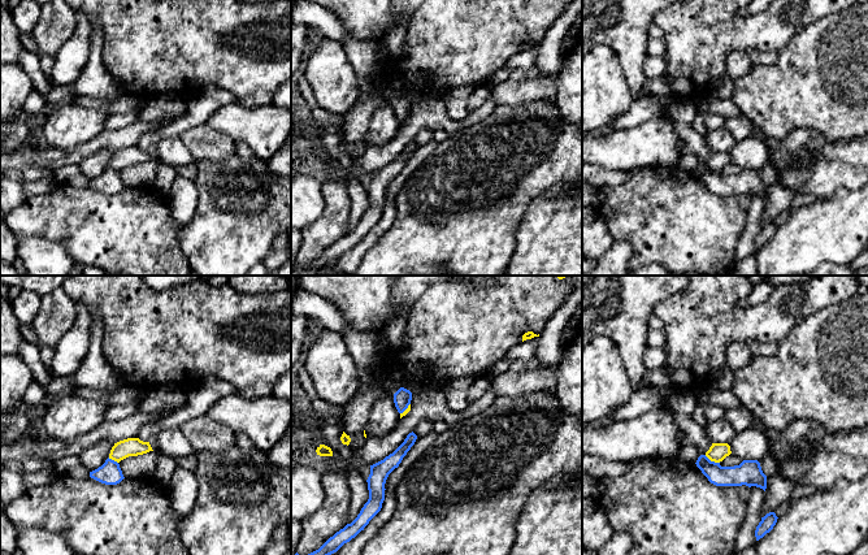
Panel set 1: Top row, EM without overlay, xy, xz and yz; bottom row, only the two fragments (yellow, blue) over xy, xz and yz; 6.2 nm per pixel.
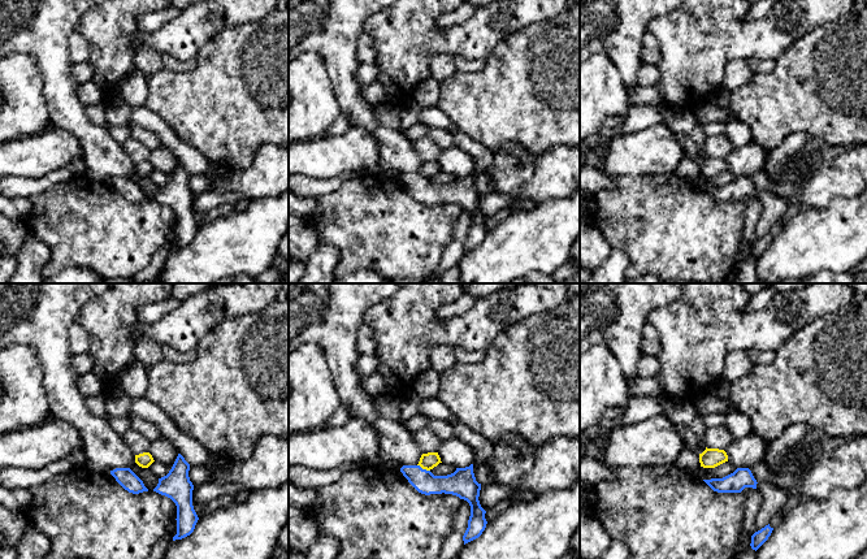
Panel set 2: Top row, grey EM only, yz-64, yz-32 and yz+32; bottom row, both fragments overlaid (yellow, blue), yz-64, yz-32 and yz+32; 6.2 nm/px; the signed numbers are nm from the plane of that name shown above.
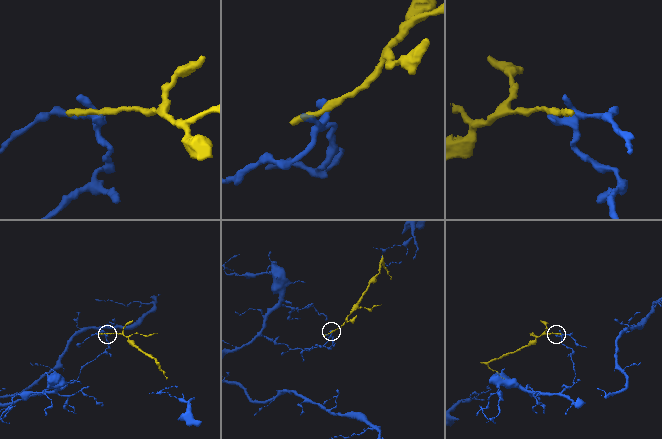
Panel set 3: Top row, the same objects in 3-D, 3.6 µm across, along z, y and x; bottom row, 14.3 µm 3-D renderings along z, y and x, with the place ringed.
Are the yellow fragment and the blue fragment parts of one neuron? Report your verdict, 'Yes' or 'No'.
No

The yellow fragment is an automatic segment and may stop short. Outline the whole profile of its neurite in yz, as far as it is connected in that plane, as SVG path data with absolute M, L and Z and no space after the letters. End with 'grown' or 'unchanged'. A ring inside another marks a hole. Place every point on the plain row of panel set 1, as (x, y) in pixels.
M712 152L706 165L715 172L722 170L726 165L732 162L730 155L728 152Z | unchanged

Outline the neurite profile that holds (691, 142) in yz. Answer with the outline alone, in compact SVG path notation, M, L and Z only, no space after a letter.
M667 109L660 113L661 117L667 118L674 133L678 136L680 152L682 155L694 155L698 157L700 164L706 164L706 161L712 155L712 149L706 143L706 136L703 136L694 125L677 122L669 118Z

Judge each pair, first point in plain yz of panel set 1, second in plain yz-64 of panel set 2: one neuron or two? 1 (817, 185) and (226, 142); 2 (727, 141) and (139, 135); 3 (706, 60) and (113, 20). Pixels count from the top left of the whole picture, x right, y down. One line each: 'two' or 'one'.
1: two
2: two
3: one

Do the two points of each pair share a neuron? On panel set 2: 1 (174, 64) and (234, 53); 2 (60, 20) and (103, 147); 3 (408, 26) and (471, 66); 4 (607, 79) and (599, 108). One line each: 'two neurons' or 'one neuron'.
1: two neurons
2: one neuron
3: two neurons
4: one neuron

